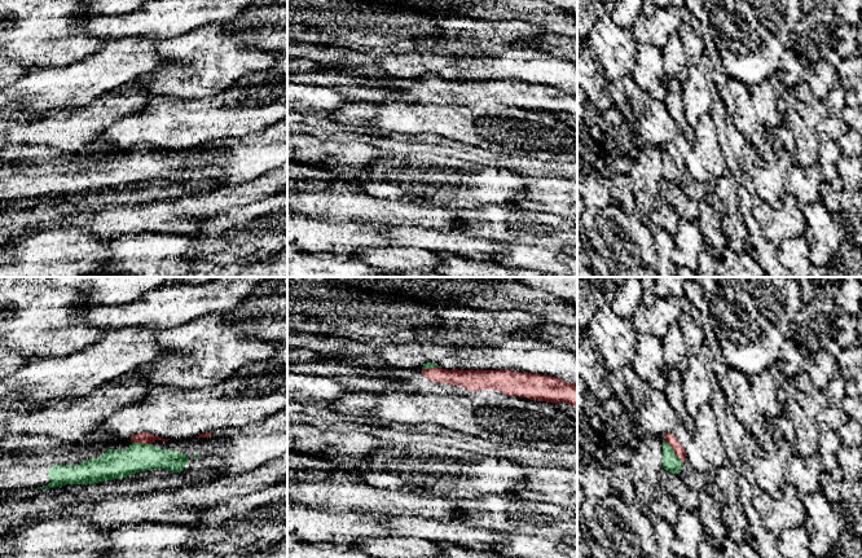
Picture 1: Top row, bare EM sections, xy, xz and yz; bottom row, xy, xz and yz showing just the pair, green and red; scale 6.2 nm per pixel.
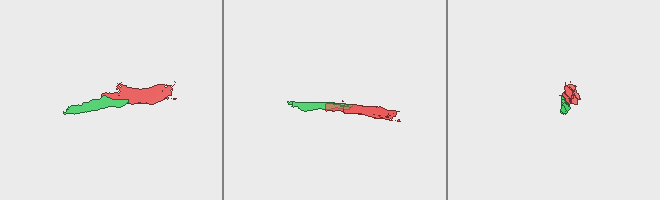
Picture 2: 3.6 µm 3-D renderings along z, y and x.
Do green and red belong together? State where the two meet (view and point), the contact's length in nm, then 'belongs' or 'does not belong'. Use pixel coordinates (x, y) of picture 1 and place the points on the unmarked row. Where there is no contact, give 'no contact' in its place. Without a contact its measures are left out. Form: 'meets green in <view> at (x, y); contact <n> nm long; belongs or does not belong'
meets green in yz at (673, 161); contact 200 nm long; belongs

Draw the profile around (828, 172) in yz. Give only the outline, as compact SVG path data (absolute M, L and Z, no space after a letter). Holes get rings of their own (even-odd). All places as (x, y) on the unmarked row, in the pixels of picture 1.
M832 140L819 141L819 172L823 181L837 183L837 167L836 163L841 155L840 146Z

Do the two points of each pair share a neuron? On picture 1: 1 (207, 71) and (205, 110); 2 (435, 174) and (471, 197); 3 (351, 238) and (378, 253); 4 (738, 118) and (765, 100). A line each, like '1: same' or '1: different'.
1: different
2: same
3: different
4: same

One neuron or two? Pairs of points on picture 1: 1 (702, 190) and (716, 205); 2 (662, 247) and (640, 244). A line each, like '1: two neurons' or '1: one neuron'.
1: one neuron
2: two neurons

